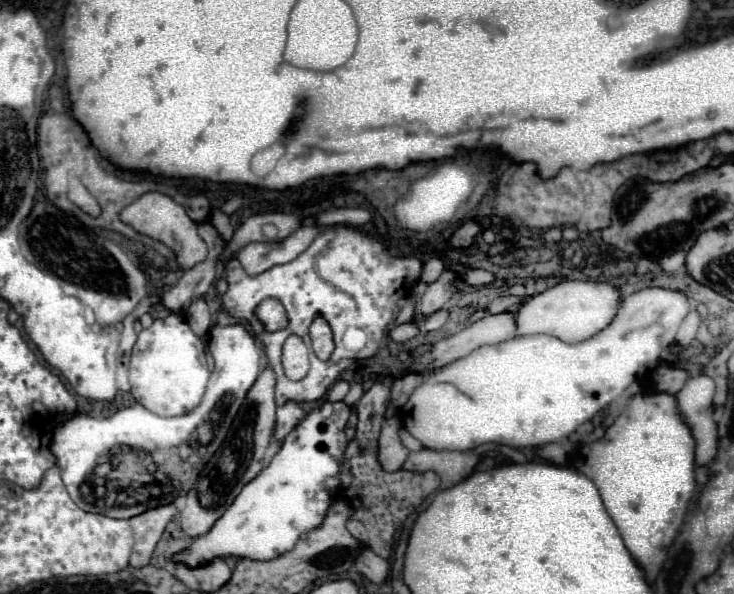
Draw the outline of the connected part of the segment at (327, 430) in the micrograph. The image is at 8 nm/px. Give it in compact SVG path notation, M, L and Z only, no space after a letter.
M325 401L309 411L301 423L283 439L281 449L269 465L251 479L235 497L231 507L215 525L191 541L189 547L171 557L185 567L201 567L215 557L247 557L253 561L271 561L295 547L299 537L321 527L333 495L339 489L343 453L349 445L345 425L351 407L343 401Z

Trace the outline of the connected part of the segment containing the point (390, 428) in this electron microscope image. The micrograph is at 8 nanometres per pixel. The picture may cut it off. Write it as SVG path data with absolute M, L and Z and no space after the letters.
M397 417L387 419L381 429L379 459L381 459L381 465L385 467L385 471L401 469L407 455L409 455L409 449L399 439L399 429L401 429L401 423Z

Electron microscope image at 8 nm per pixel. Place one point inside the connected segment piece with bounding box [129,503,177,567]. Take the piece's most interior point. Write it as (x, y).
(148, 527)

